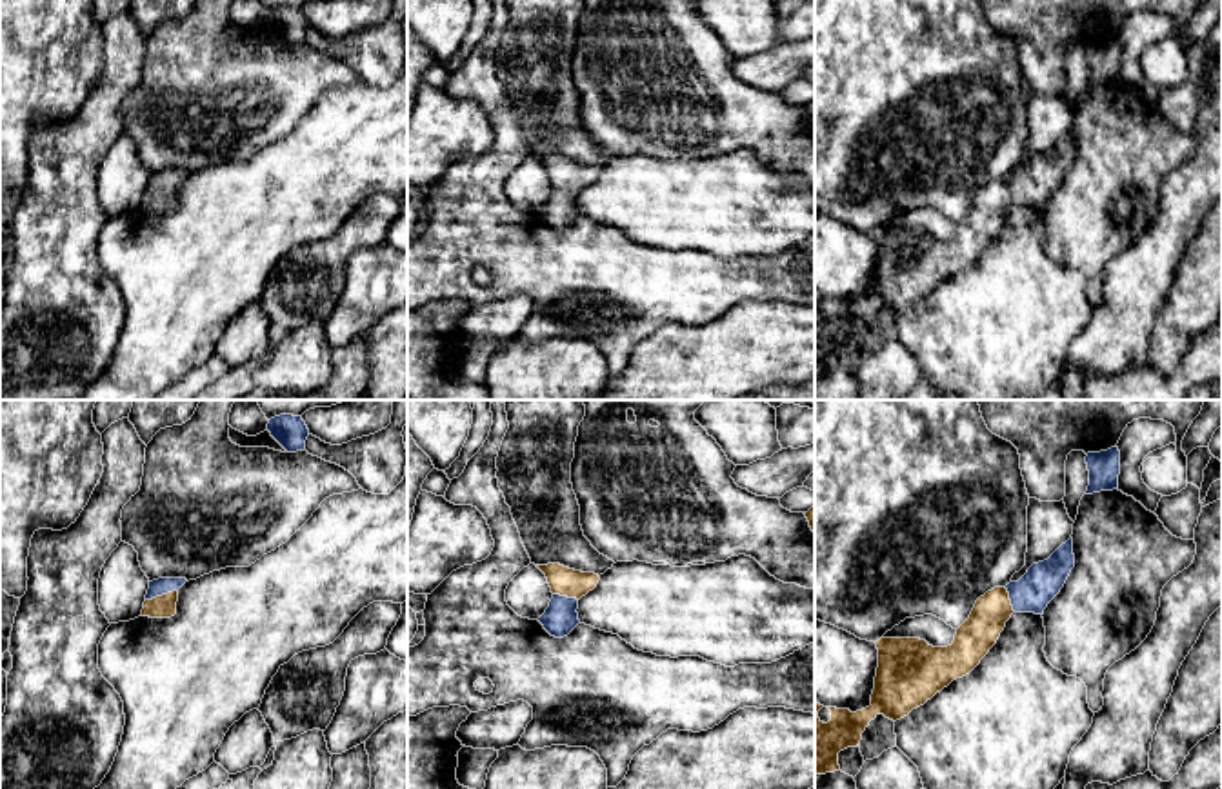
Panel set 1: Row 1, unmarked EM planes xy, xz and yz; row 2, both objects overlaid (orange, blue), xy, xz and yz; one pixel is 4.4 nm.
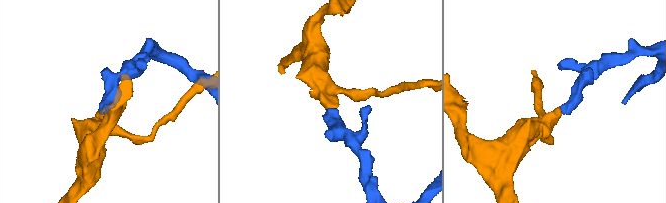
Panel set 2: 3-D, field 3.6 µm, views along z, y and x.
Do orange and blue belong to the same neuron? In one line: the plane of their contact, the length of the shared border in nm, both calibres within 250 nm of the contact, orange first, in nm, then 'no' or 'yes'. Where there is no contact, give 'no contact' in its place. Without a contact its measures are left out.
meets orange in xy; contact 150 nm long; 100 nm thick on the orange side, 80 nm on the other; yes

